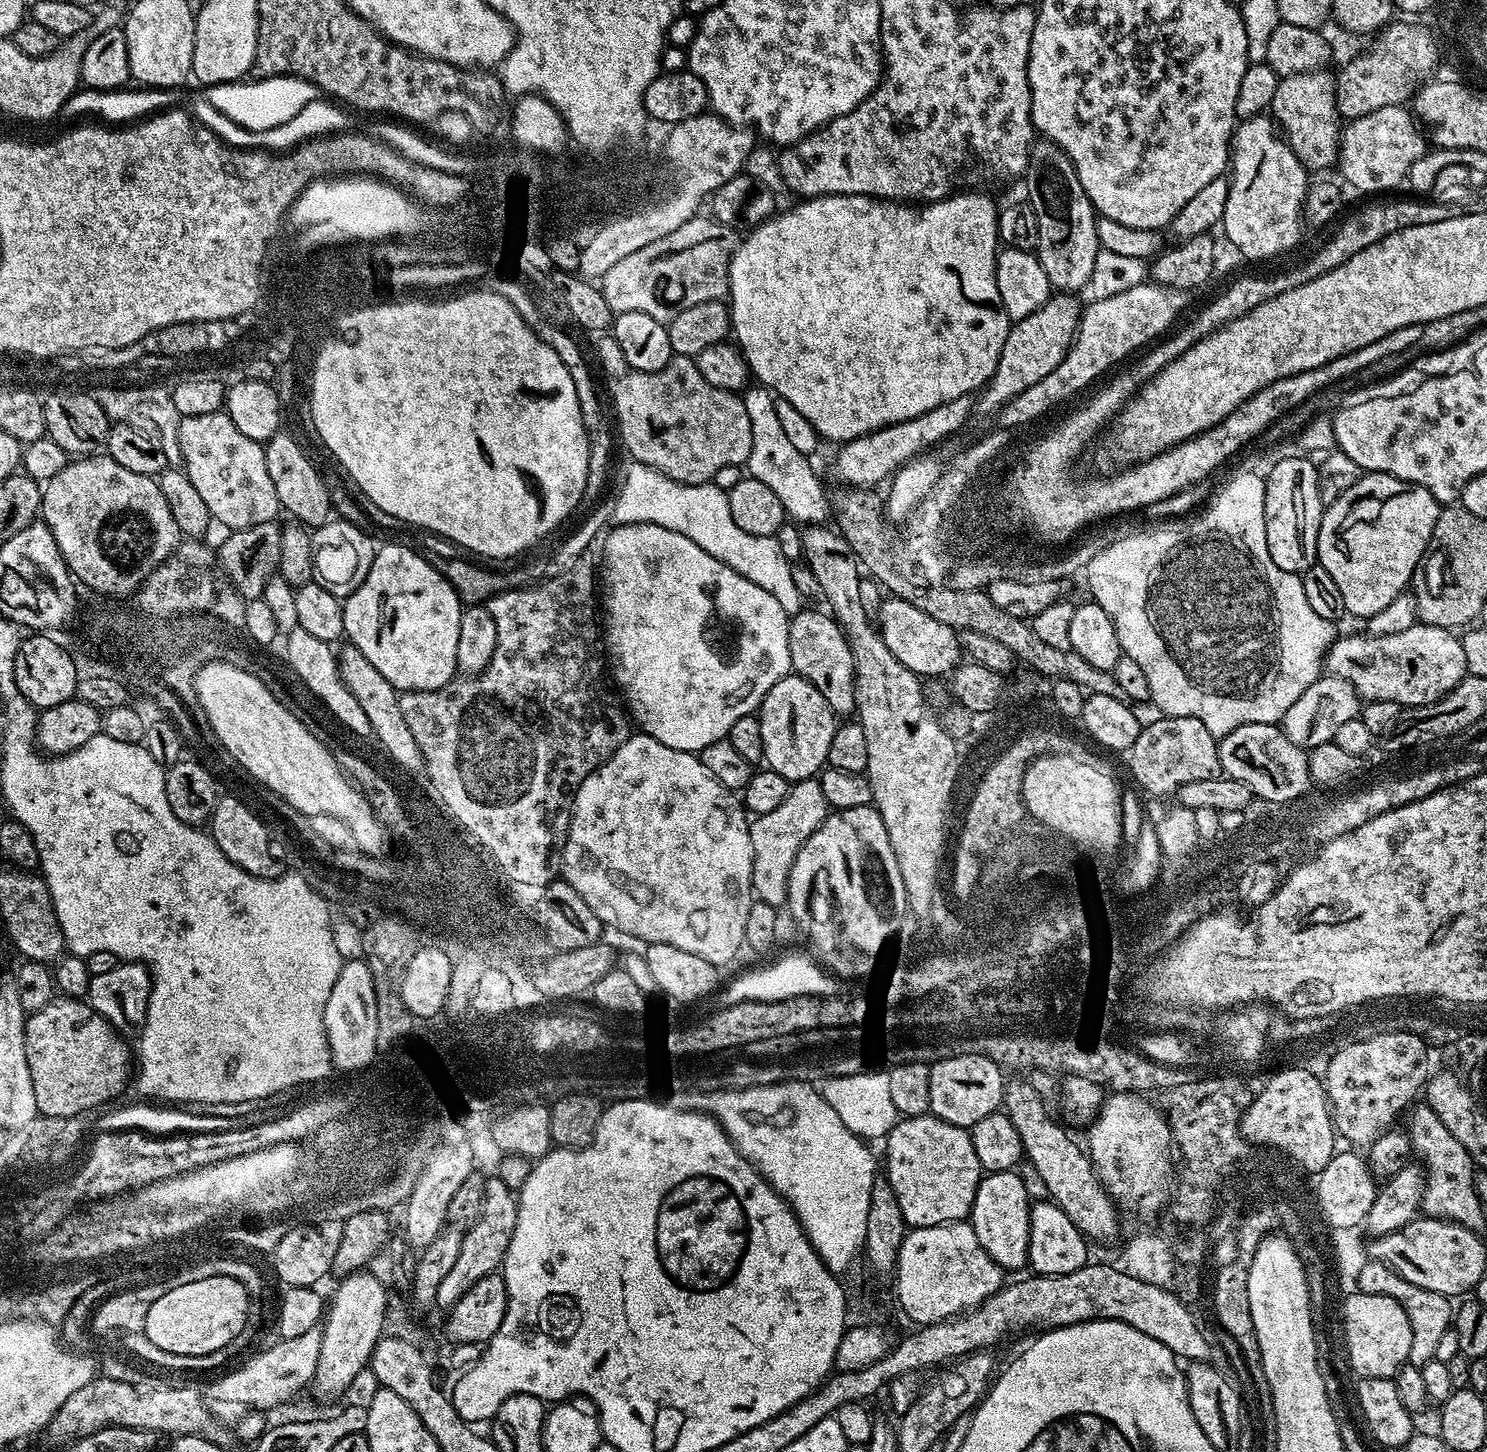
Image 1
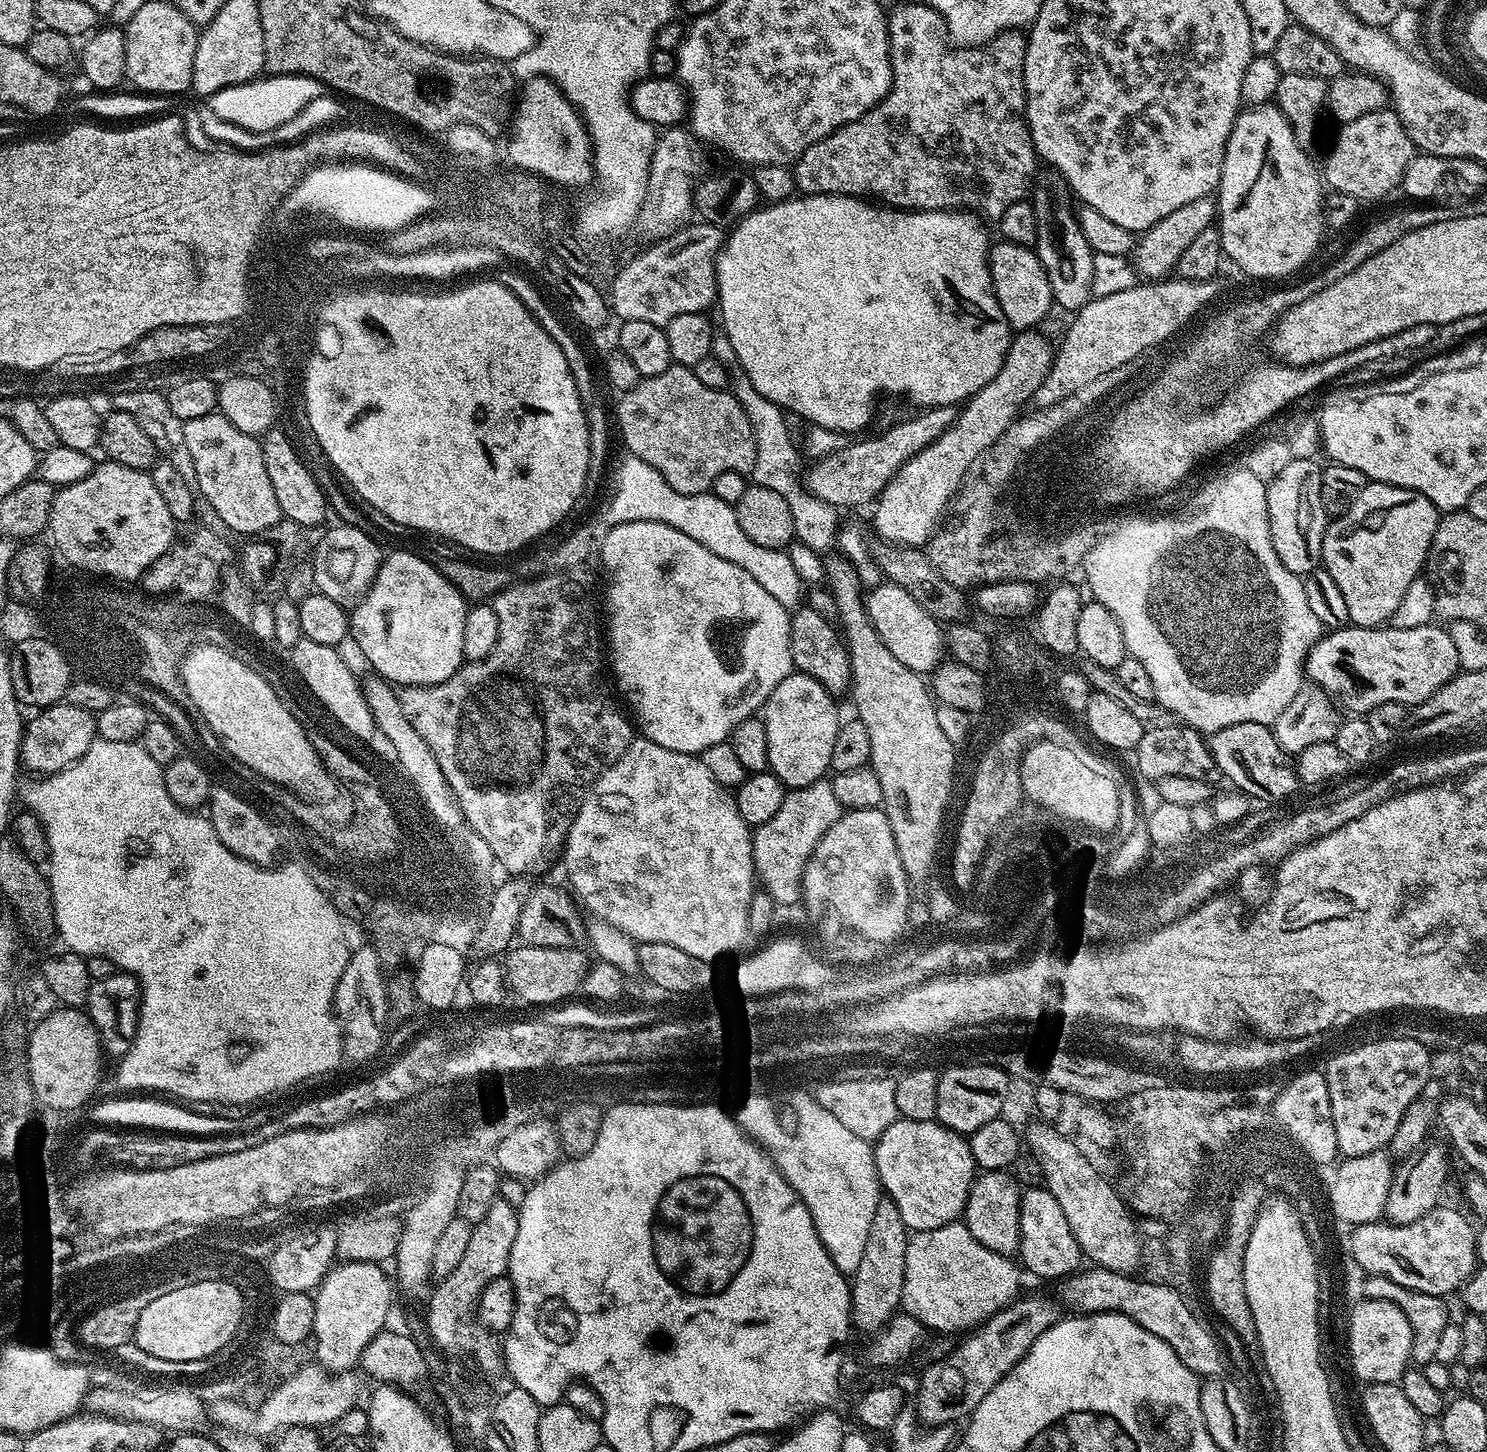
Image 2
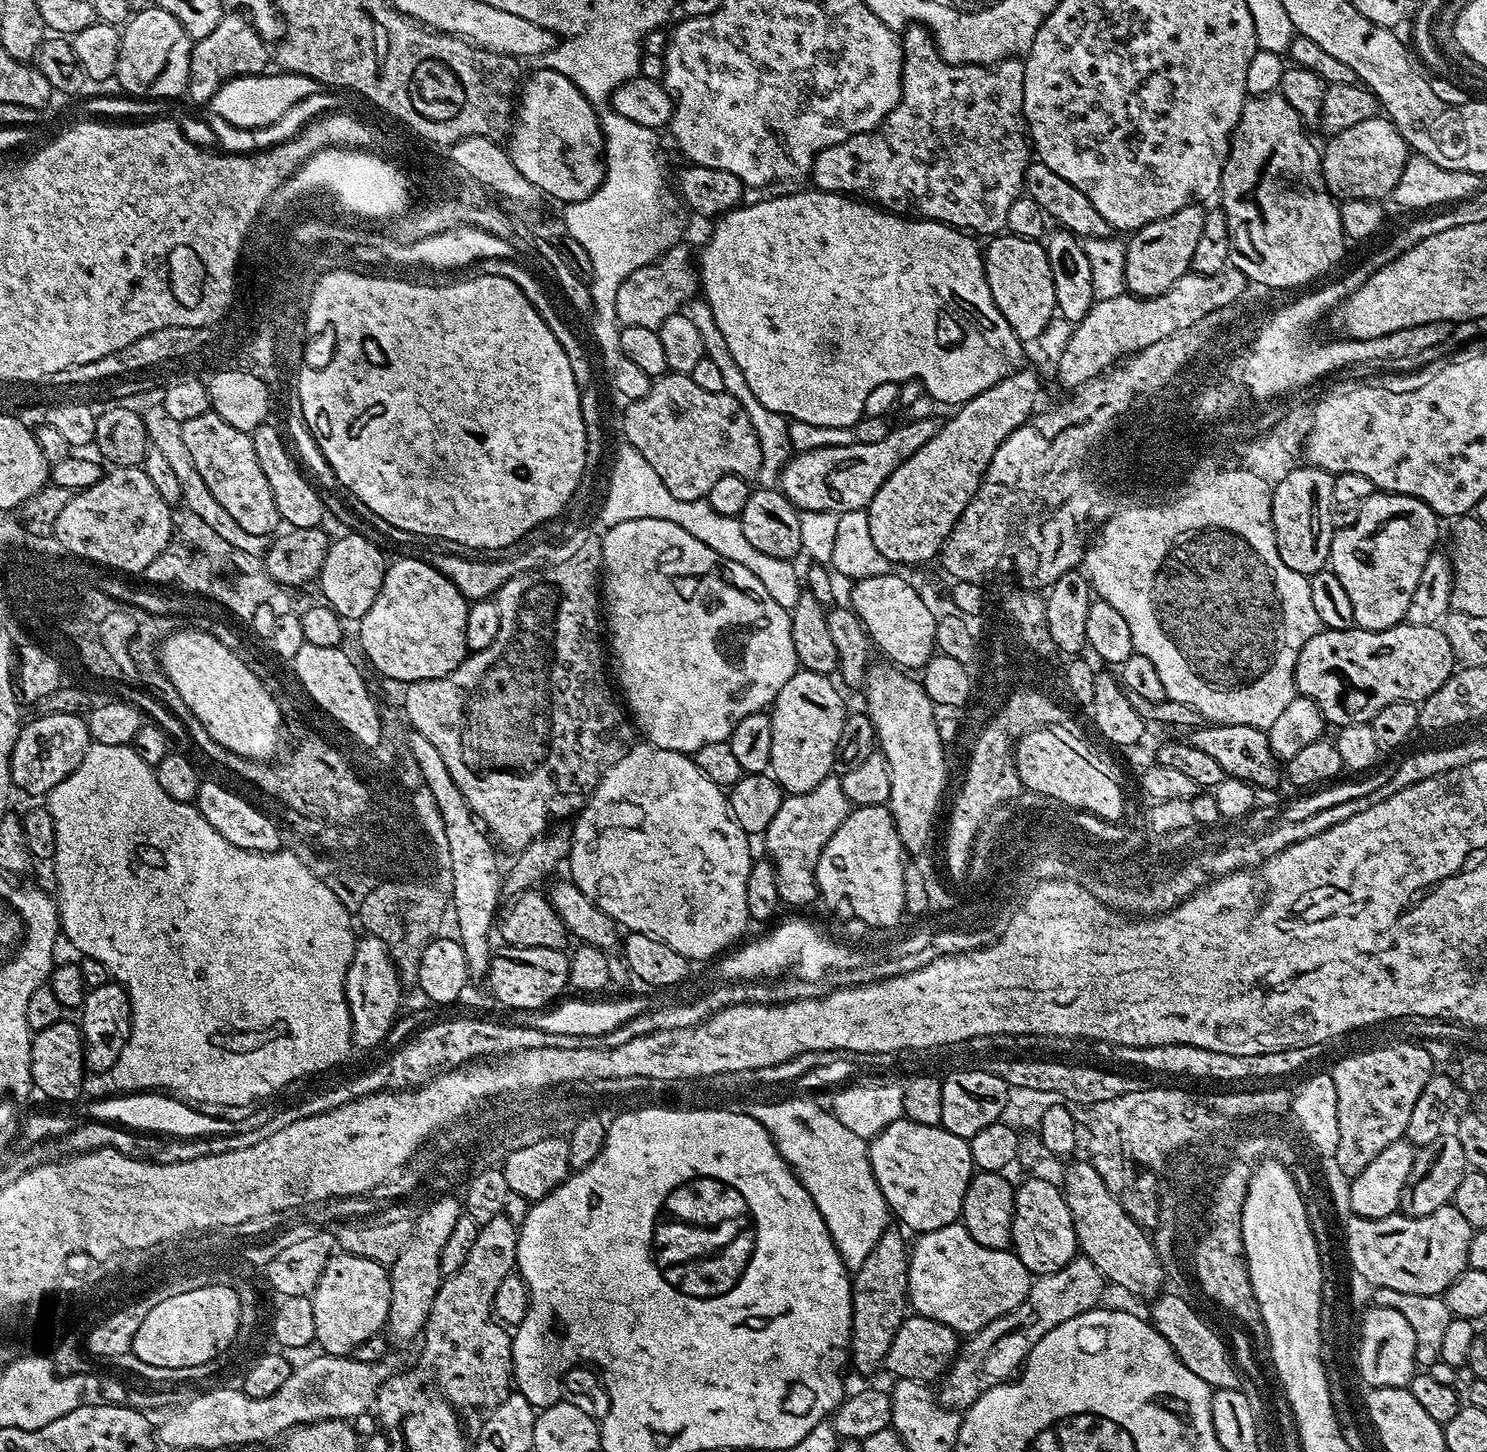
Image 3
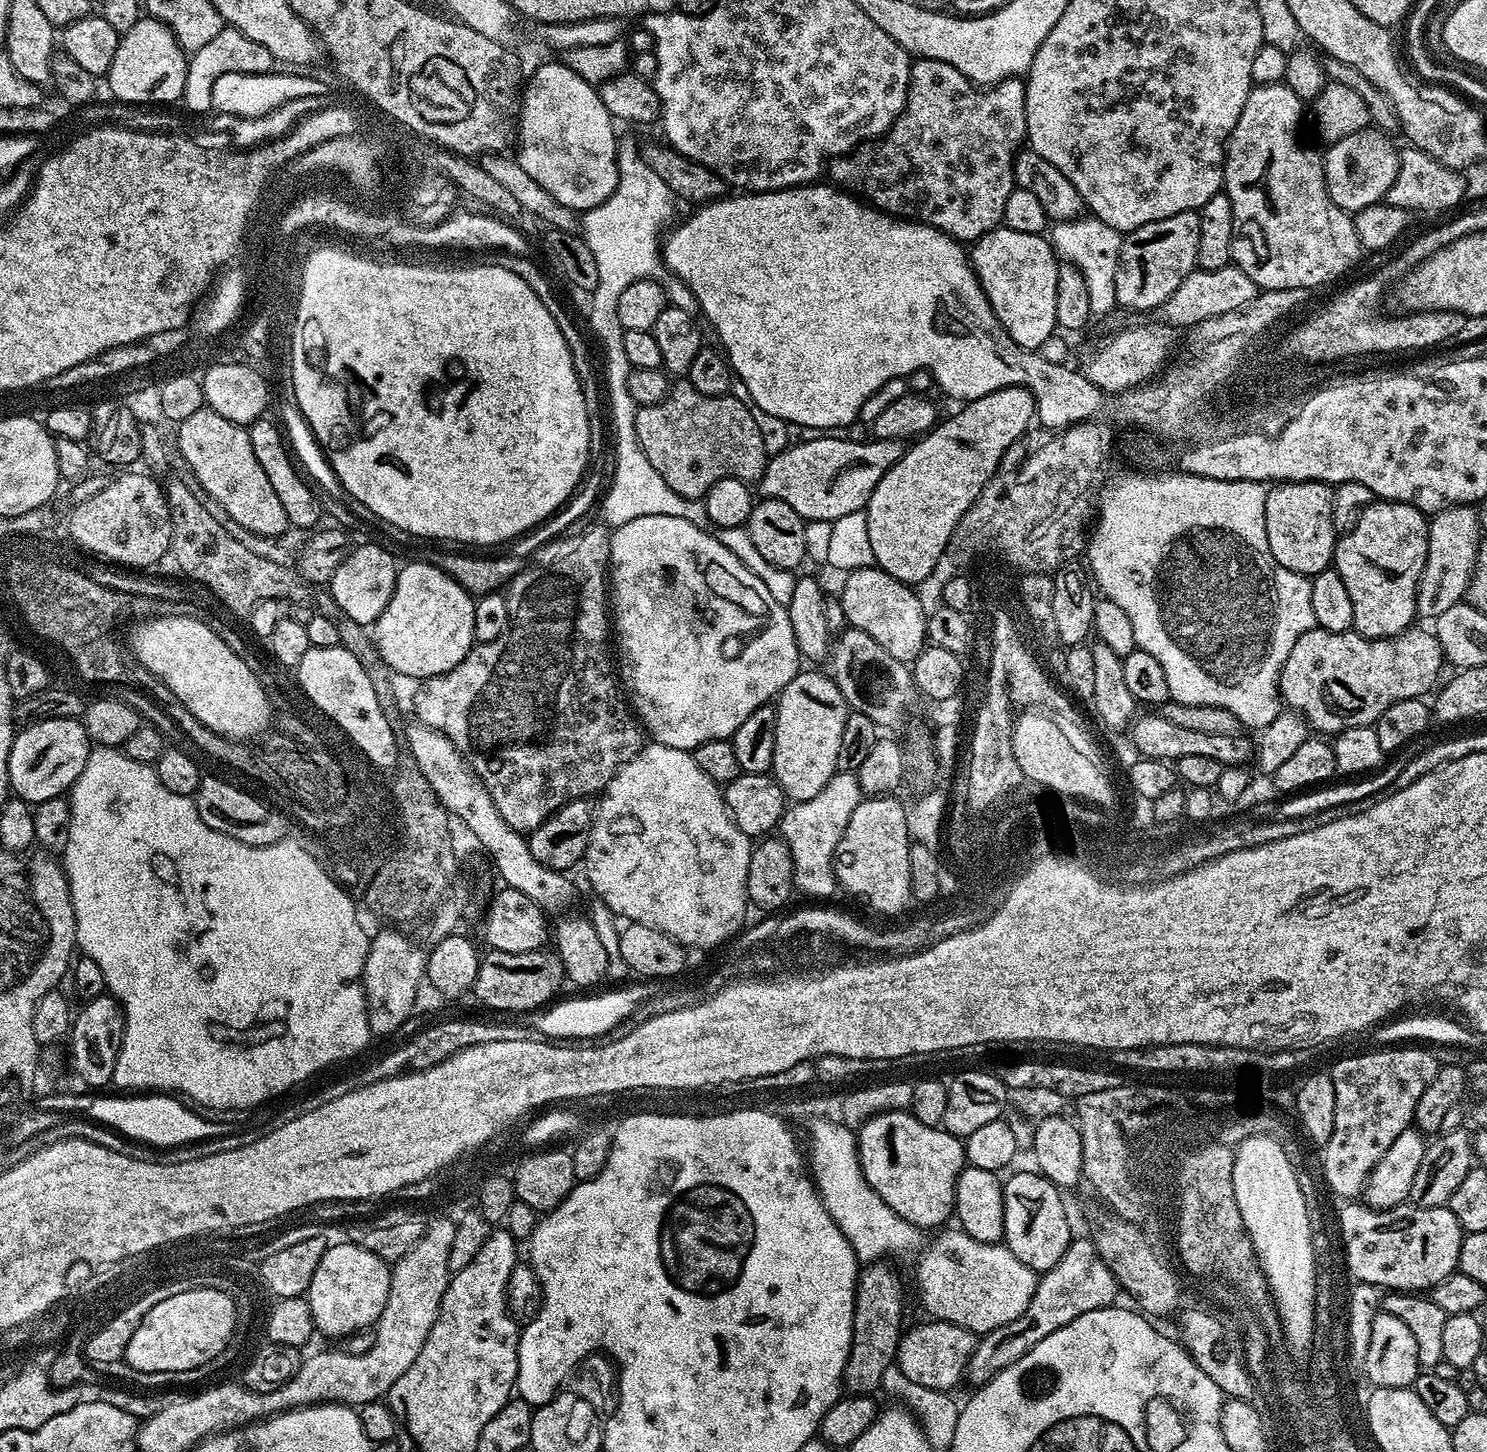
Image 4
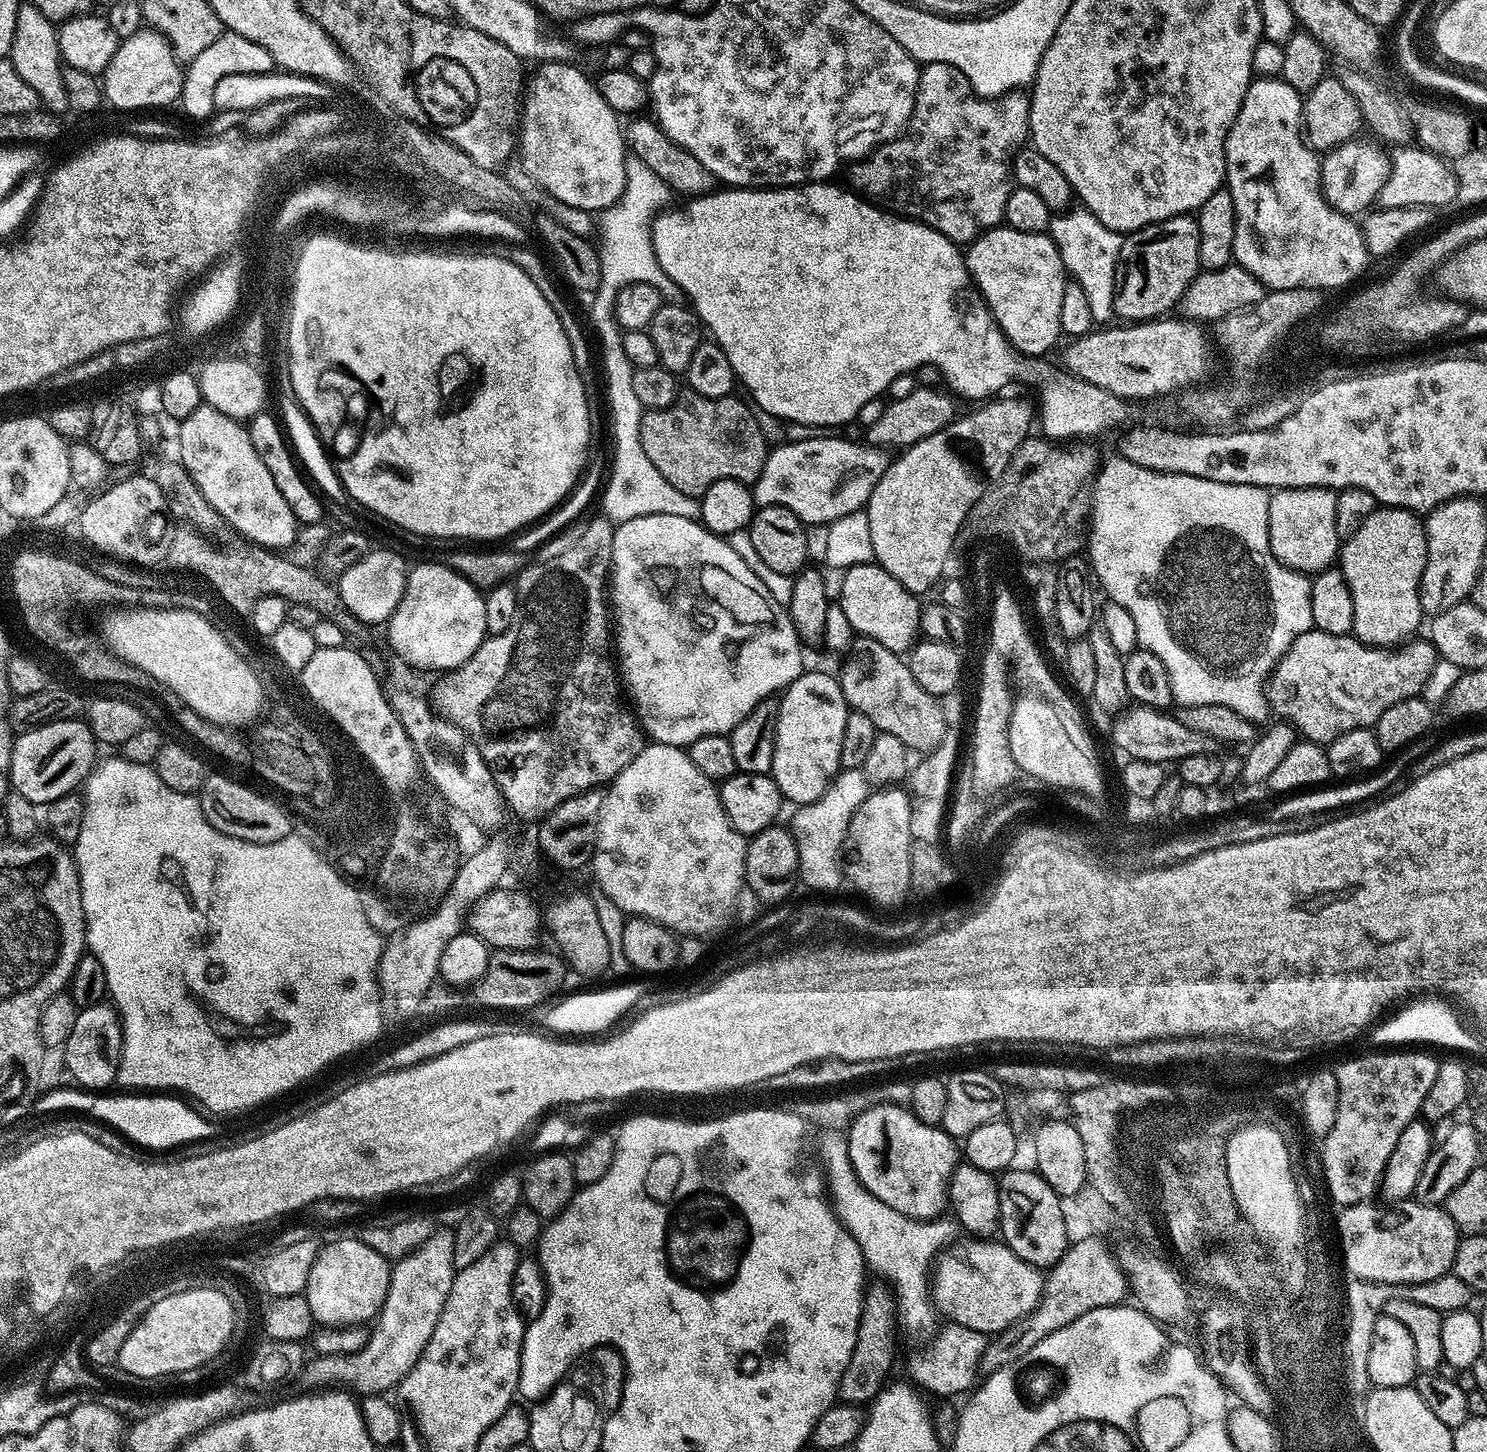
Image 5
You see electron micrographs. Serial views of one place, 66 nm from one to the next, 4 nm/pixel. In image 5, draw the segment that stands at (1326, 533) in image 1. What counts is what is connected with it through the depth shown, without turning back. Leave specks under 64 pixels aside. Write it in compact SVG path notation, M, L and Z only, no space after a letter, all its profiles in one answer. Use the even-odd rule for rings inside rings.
M1377 507L1355 535L1343 541L1338 553L1338 566L1344 571L1350 586L1350 598L1354 598L1354 626L1351 635L1374 648L1392 648L1411 641L1419 633L1416 631L1420 628L1420 619L1425 619L1426 616L1420 606L1420 579L1426 566L1427 553L1424 520L1405 508Z

